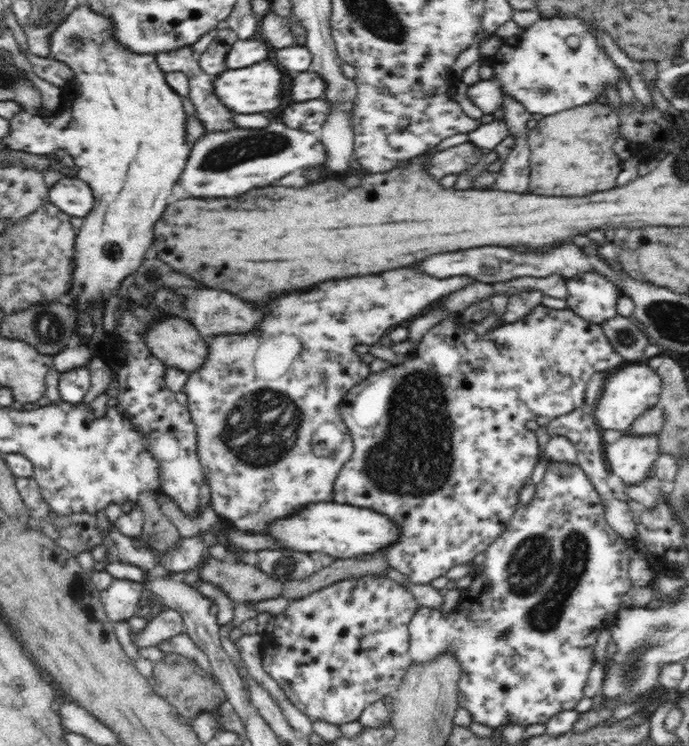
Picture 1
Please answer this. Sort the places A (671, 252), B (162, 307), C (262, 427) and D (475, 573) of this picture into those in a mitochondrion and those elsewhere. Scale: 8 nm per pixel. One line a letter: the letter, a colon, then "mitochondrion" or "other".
A: other
B: mitochondrion
C: mitochondrion
D: other

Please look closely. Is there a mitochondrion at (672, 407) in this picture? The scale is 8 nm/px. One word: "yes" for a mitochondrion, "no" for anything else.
no

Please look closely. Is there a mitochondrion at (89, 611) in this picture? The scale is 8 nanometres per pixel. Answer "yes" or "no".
no

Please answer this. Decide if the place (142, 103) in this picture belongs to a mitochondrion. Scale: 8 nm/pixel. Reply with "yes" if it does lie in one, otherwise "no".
no

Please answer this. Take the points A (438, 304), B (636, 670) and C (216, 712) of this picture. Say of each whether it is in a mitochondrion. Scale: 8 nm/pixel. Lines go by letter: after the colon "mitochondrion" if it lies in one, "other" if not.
A: other
B: mitochondrion
C: other

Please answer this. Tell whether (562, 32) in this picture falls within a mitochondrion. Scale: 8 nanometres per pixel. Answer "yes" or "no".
no

